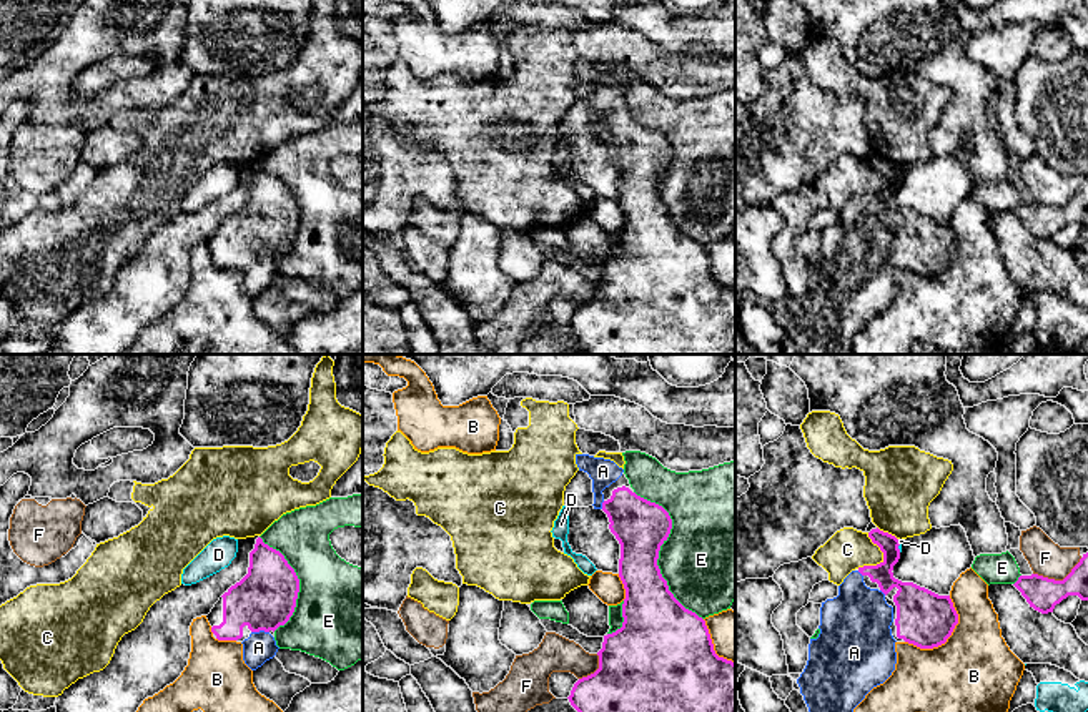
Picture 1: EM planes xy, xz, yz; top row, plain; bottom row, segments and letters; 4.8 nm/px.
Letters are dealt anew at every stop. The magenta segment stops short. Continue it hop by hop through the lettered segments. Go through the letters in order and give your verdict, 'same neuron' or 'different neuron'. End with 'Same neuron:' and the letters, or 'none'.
A: same neuron
B: different neuron
C: different neuron
D: different neuron
E: different neuron
F: different neuron
Same neuron: A

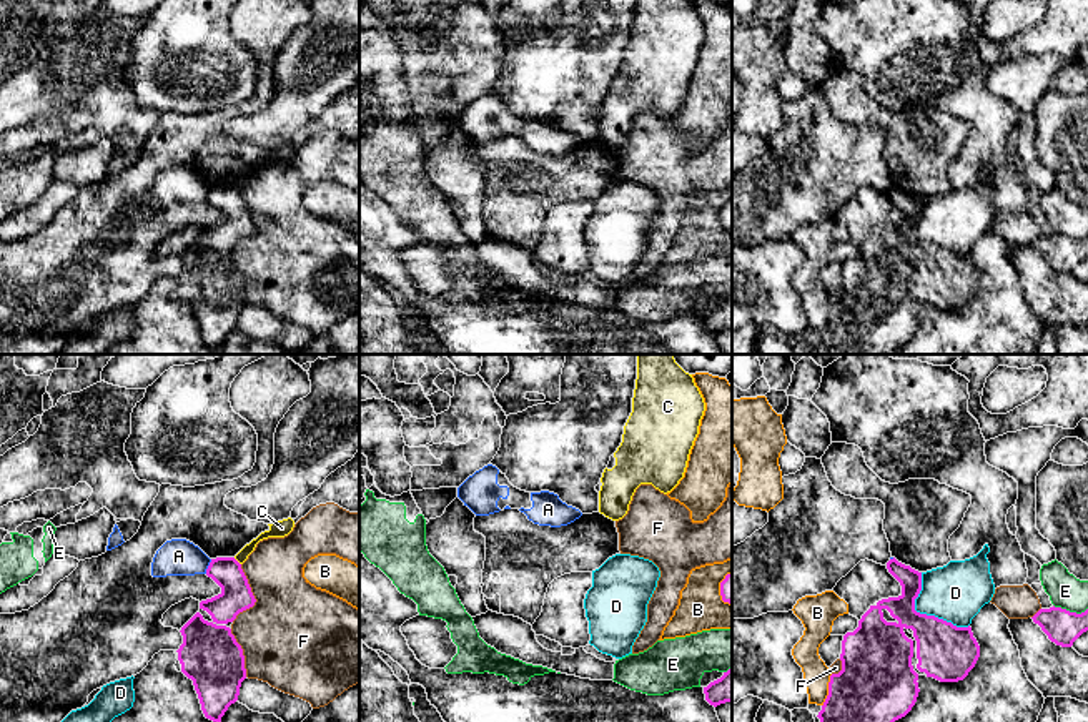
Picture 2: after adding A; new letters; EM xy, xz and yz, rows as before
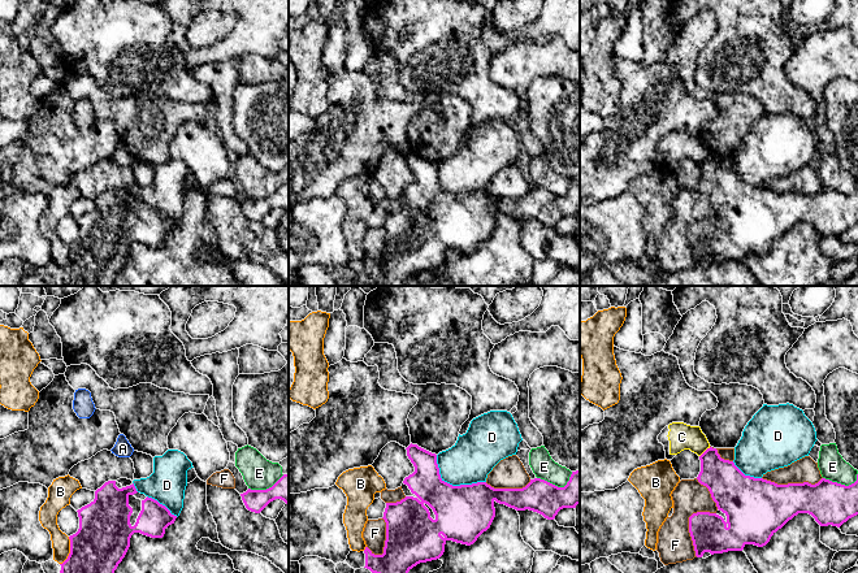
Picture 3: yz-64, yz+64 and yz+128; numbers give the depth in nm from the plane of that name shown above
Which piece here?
A: different neuron
B: different neuron
C: different neuron
D: different neuron
E: different neuron
F: different neuron
Same neuron: none

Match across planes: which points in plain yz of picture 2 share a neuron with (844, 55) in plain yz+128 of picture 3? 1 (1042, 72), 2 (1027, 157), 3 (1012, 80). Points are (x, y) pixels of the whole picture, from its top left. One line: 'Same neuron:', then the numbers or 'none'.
Same neuron: 1, 2, 3

